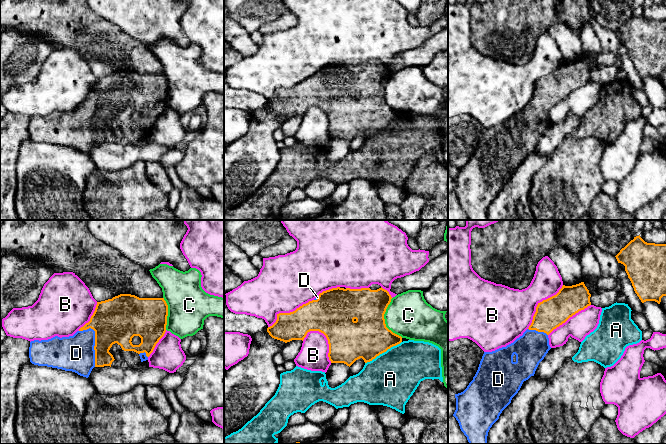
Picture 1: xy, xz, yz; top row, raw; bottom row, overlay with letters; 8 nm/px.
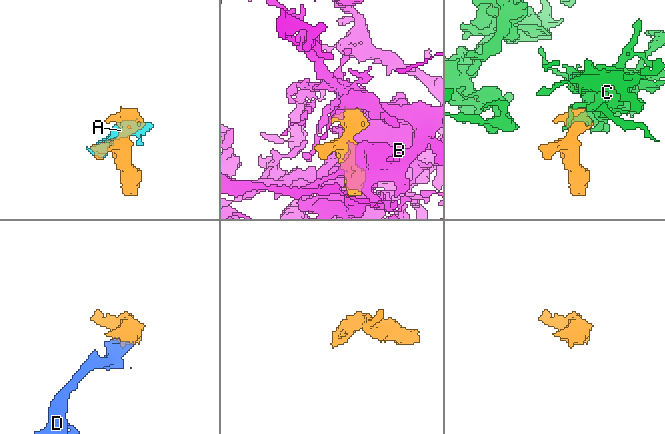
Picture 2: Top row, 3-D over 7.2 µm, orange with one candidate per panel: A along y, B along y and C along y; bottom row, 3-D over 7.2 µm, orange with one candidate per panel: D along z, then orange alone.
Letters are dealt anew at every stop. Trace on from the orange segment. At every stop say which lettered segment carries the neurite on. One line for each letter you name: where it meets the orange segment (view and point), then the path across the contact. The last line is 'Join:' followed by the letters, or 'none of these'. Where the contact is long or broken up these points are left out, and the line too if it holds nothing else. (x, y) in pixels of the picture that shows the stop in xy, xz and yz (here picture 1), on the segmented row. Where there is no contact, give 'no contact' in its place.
D: xy (94, 346)
Join: D

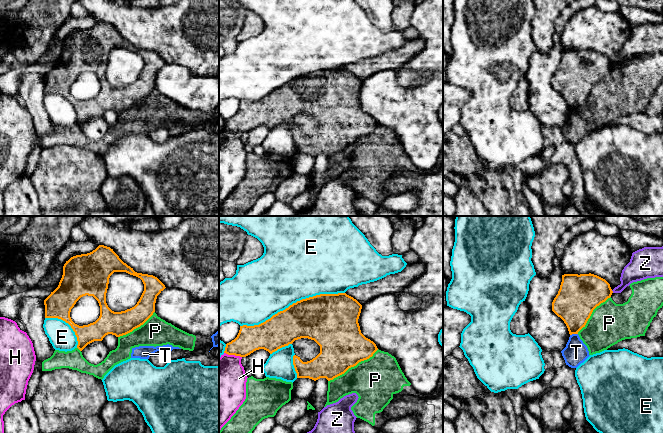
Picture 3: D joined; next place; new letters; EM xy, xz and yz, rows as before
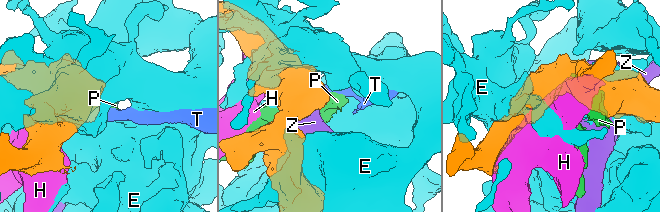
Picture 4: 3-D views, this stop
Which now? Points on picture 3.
Join: none of these

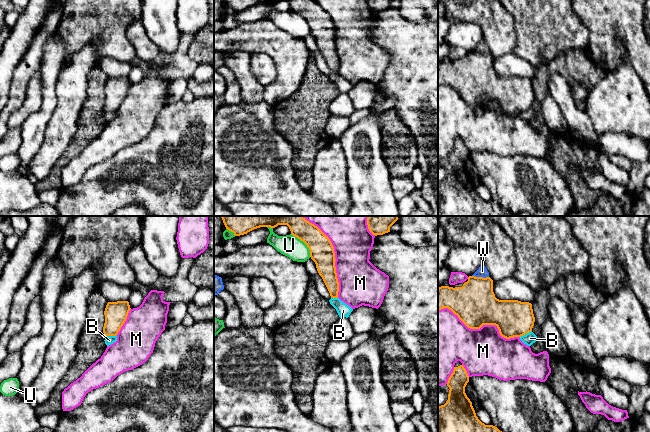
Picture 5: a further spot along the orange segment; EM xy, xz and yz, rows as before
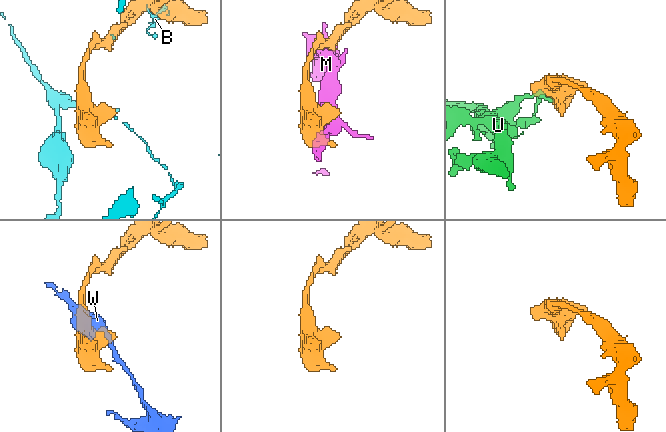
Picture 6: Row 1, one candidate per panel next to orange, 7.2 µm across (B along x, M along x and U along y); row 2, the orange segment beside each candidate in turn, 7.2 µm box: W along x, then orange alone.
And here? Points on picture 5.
Join: none of these

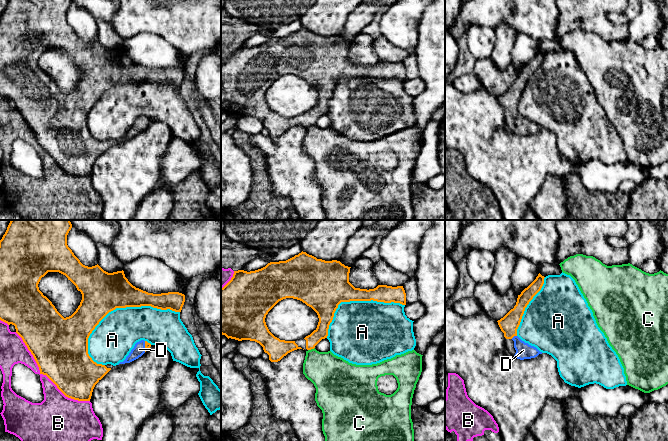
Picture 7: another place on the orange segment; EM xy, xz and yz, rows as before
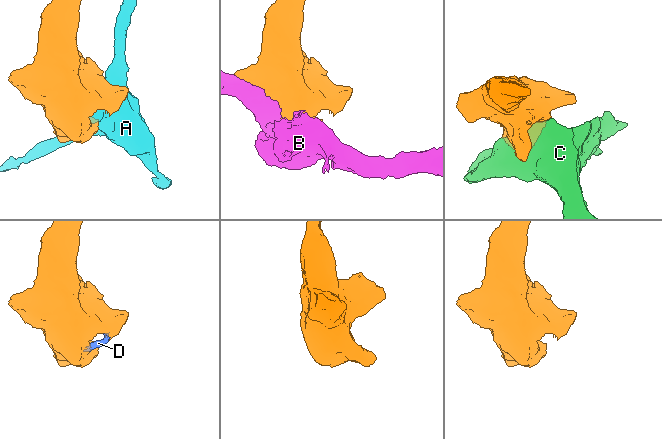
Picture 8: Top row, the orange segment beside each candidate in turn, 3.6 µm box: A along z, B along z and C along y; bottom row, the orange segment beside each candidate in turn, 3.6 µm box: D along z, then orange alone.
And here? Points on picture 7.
D: yz (513, 336)
Join: D

